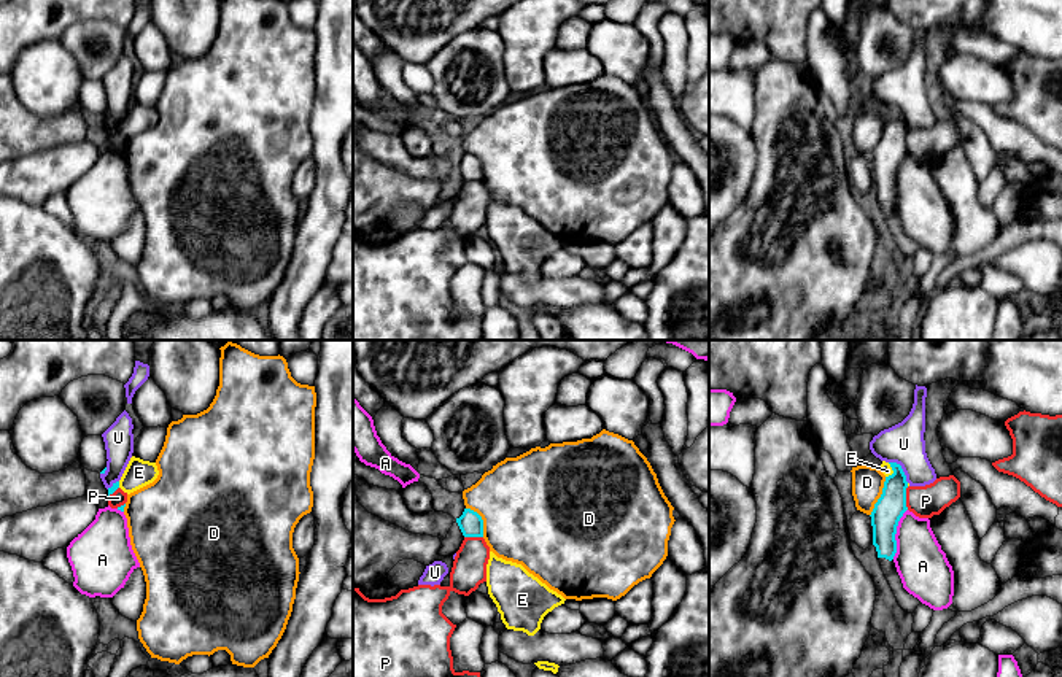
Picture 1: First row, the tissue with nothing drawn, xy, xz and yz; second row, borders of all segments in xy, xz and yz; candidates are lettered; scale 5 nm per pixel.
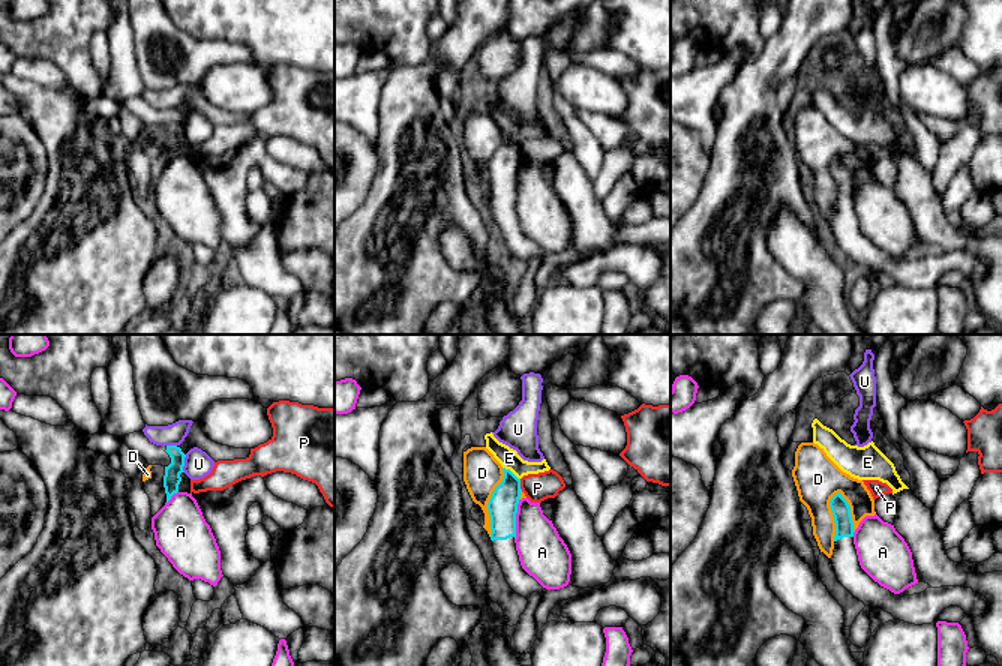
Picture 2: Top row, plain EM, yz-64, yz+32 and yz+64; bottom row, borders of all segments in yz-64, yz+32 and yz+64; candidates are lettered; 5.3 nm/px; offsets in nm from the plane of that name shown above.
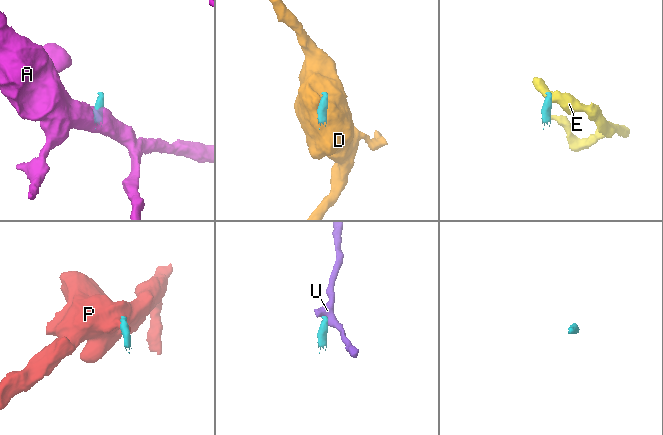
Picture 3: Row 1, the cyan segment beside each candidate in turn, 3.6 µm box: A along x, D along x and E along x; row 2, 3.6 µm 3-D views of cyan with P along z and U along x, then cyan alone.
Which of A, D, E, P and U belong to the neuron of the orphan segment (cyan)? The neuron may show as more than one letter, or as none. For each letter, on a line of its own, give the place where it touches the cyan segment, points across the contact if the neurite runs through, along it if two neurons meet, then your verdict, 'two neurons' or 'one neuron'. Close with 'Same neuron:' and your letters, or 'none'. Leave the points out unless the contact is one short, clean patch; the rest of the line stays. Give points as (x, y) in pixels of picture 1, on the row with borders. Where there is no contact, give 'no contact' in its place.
A: contact yz (895, 533); border yz (906, 509), (897, 526), (895, 555), (892, 558); two neurons
D: contact yz (881, 496); two neurons
E: contact yz (892, 469); border yz (887, 463), (892, 472), (886, 477); two neurons
P: contact yz (905, 498); two neurons
U: contact yz (902, 469); border yz (889, 461), (895, 461), (900, 466), (908, 482); two neurons
Same neuron: none

